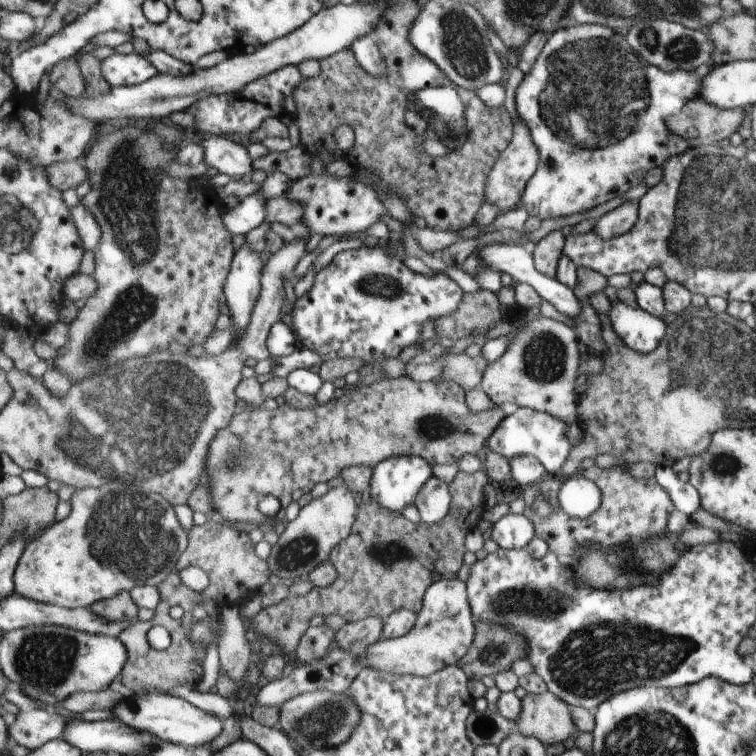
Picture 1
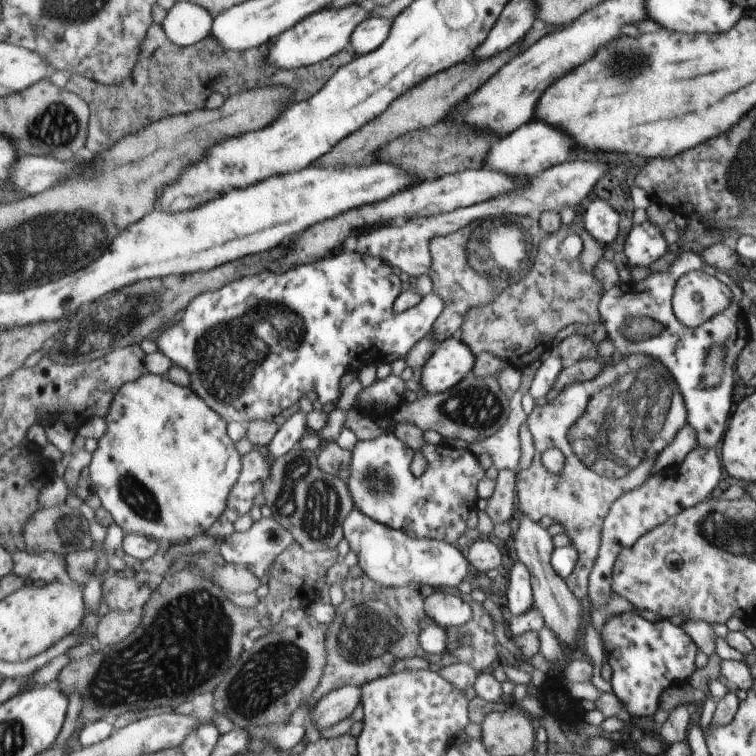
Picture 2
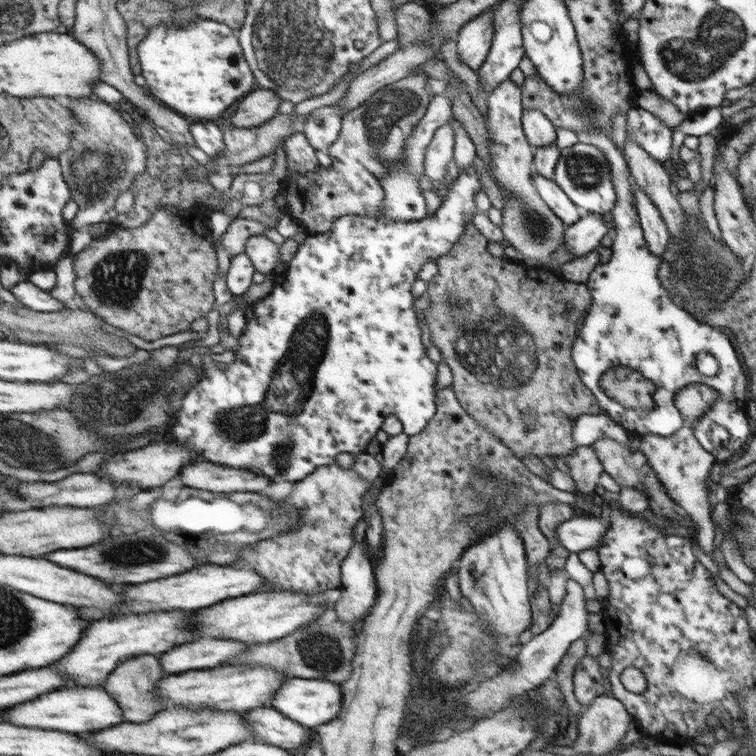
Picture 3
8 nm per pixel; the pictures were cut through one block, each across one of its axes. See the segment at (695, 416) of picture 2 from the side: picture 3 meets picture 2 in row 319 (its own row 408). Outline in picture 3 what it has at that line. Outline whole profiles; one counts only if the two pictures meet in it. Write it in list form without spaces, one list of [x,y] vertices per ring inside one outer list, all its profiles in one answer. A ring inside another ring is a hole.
[[[589,129],[585,142],[592,143],[604,151],[613,182],[616,186],[617,206],[611,211],[615,224],[615,236],[611,246],[609,262],[596,266],[586,286],[593,293],[593,302],[588,310],[582,334],[572,346],[574,365],[597,397],[602,412],[616,424],[639,436],[644,434],[660,434],[670,436],[678,432],[685,424],[682,412],[678,410],[676,398],[678,391],[692,383],[710,385],[719,392],[718,399],[706,416],[700,416],[694,422],[694,437],[716,459],[732,458],[740,446],[746,444],[746,436],[750,434],[750,424],[746,416],[746,390],[748,380],[736,356],[736,350],[730,338],[720,332],[720,328],[712,328],[709,323],[698,321],[678,306],[662,287],[658,278],[658,268],[662,257],[654,256],[646,246],[645,231],[641,223],[636,221],[636,208],[632,202],[629,183],[630,170],[624,155],[613,142],[610,133],[601,129]],[[706,352],[718,361],[719,369],[715,376],[706,378],[696,370],[696,354]],[[620,402],[626,408],[616,408]],[[650,418],[650,420],[644,420]],[[712,424],[724,426],[730,434],[728,445],[710,444],[710,428]]]

